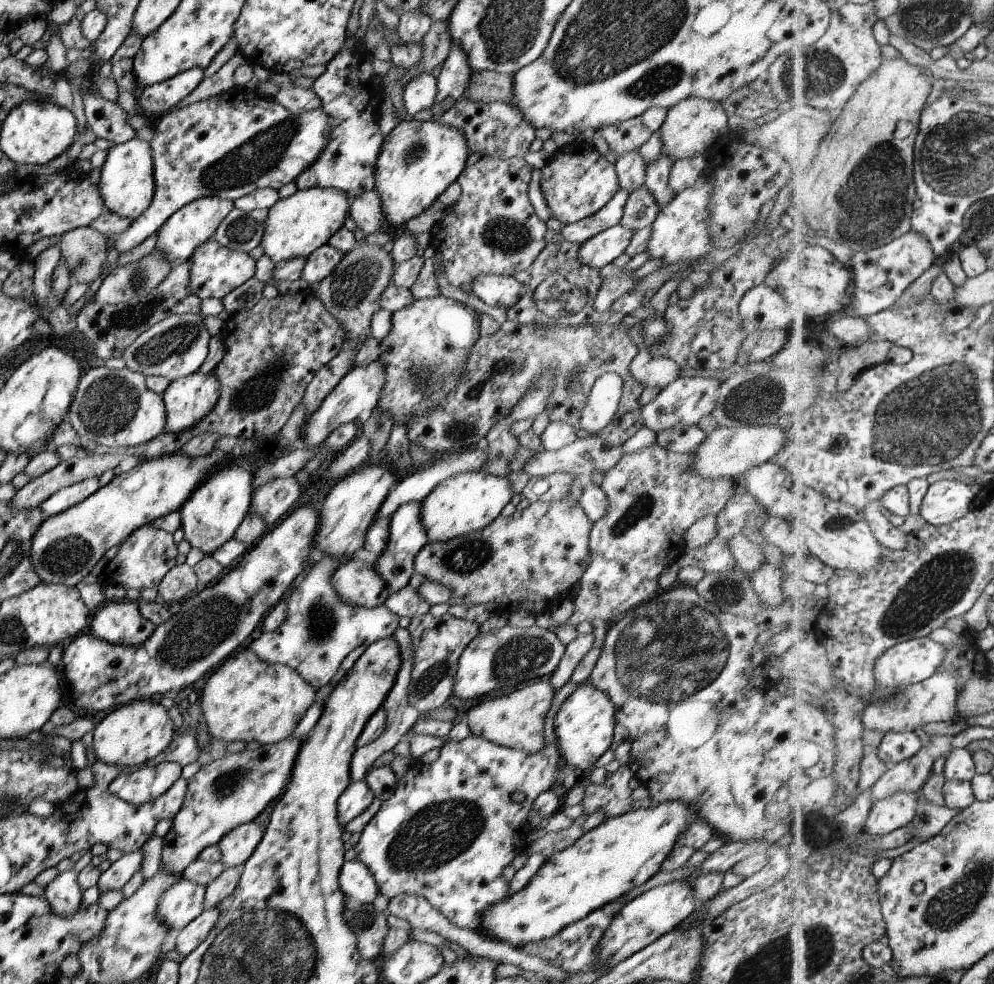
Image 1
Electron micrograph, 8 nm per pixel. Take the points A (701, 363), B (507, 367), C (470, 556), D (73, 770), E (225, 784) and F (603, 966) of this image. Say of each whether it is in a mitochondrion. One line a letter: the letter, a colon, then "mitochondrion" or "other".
A: other
B: mitochondrion
C: mitochondrion
D: other
E: mitochondrion
F: other

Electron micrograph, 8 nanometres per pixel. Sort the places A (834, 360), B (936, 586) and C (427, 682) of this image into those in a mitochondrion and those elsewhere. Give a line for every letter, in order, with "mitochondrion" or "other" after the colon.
A: other
B: mitochondrion
C: mitochondrion

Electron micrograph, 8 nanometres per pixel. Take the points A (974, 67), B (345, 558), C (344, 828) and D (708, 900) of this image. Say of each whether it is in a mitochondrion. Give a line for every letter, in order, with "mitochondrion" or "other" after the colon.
A: other
B: other
C: other
D: other

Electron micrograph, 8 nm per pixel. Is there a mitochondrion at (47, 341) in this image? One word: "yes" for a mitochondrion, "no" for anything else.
no

